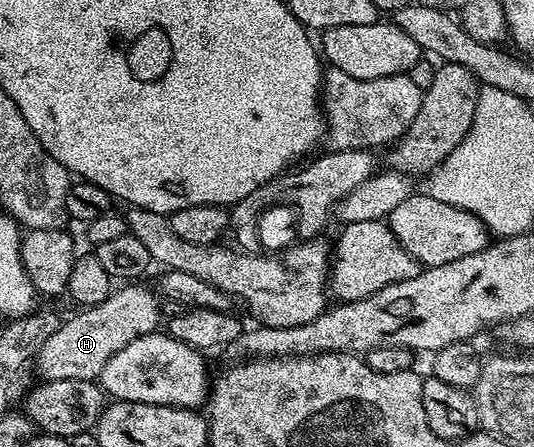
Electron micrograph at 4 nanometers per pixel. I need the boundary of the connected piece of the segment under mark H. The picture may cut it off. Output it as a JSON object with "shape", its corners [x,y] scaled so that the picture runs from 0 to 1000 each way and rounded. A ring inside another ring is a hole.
{"shape":[[[255,629],[238,638],[219,640],[191,673],[174,687],[159,687],[144,694],[144,705],[125,707],[118,716],[114,734],[94,754],[86,754],[86,772],[64,796],[64,814],[90,848],[172,848],[185,850],[191,826],[221,781],[236,781],[243,763],[251,763],[268,749],[283,749],[294,738],[300,723],[300,680],[294,653],[283,640],[260,642],[264,635]]]}

